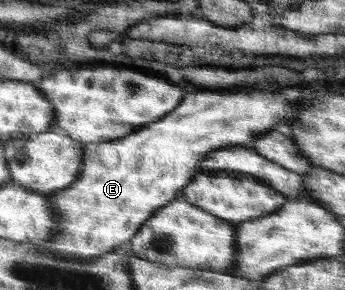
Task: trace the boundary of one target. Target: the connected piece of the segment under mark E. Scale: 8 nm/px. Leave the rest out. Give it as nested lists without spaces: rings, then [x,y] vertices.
[[[286,88],[280,92],[250,90],[242,92],[197,92],[188,94],[170,114],[150,125],[138,129],[136,133],[114,141],[85,143],[84,170],[78,180],[68,189],[56,191],[48,197],[57,206],[60,229],[50,241],[43,242],[48,250],[53,250],[60,259],[88,261],[102,257],[112,250],[129,245],[144,222],[158,209],[174,202],[180,192],[197,176],[198,165],[210,153],[226,147],[252,147],[254,136],[274,128],[274,124],[288,124],[292,118],[290,106],[300,98],[308,96],[310,90]]]

